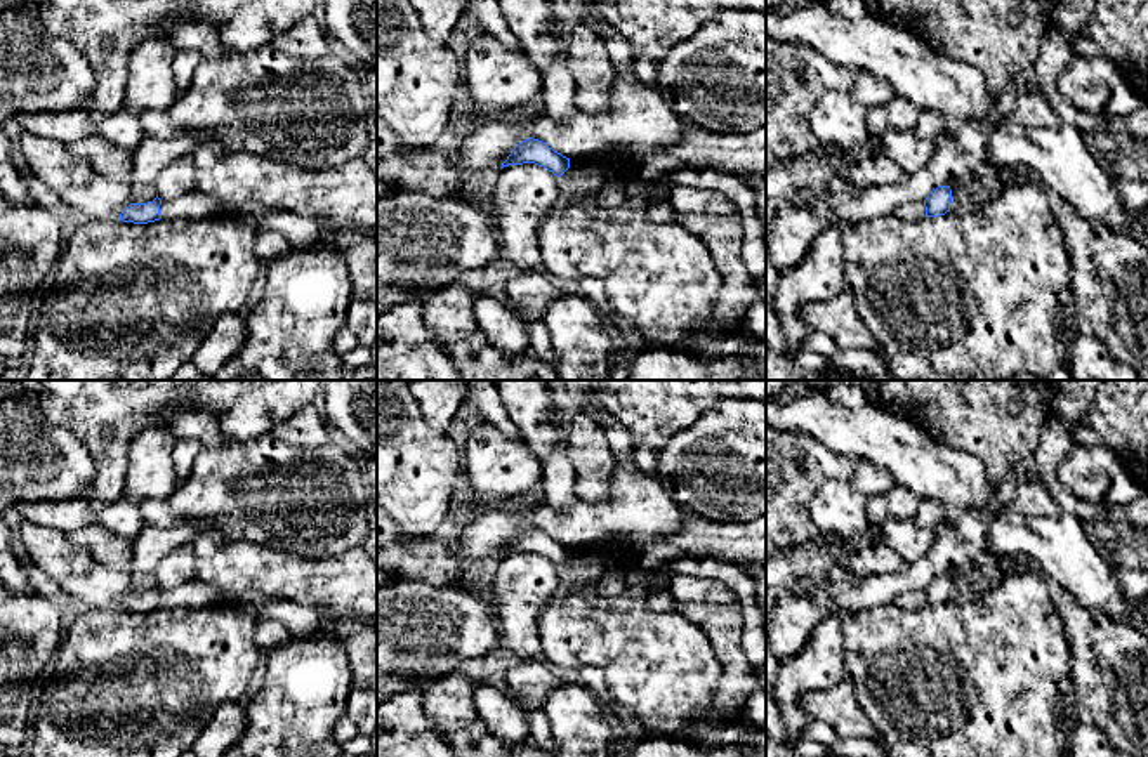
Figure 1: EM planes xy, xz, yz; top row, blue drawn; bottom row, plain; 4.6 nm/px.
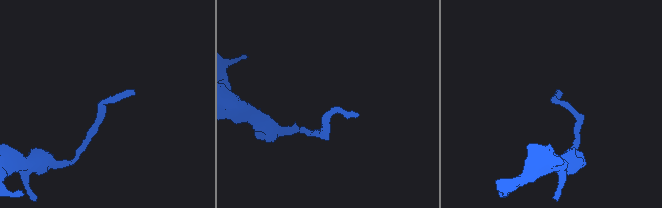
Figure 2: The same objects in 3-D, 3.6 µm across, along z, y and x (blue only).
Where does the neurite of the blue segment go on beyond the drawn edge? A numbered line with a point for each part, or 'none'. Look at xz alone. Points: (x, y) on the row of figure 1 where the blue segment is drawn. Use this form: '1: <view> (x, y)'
none

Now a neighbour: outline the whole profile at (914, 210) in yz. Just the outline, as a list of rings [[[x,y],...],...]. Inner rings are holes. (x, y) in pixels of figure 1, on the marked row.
[[[910,201],[898,205],[891,214],[901,221],[920,221],[926,217],[926,207],[924,201]]]

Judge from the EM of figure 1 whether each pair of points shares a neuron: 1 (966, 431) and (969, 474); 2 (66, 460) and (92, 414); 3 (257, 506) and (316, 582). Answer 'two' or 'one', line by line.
1: two
2: two
3: two

